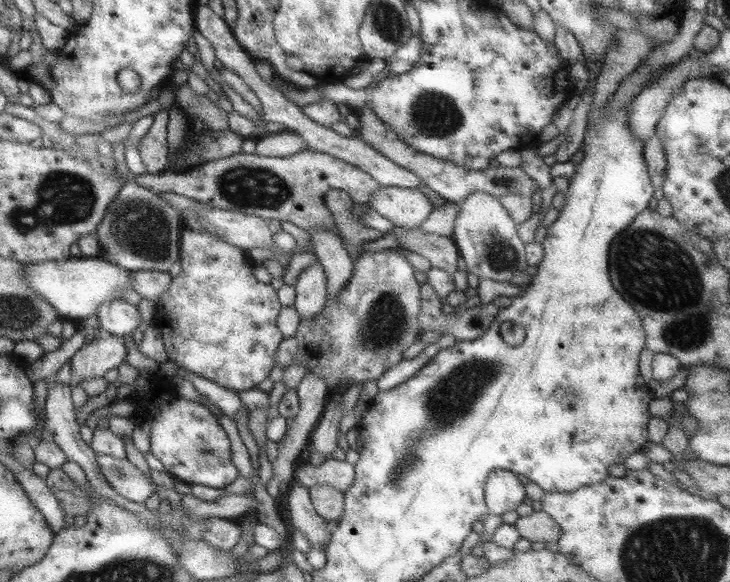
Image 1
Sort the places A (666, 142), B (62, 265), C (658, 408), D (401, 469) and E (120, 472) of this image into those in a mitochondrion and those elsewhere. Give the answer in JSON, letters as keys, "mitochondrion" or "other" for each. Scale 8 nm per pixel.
{"A":"other","B":"other","C":"other","D":"mitochondrion","E":"mitochondrion"}

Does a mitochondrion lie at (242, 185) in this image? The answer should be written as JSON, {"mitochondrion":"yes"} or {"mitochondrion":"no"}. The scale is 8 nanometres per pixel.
{"mitochondrion":"yes"}

